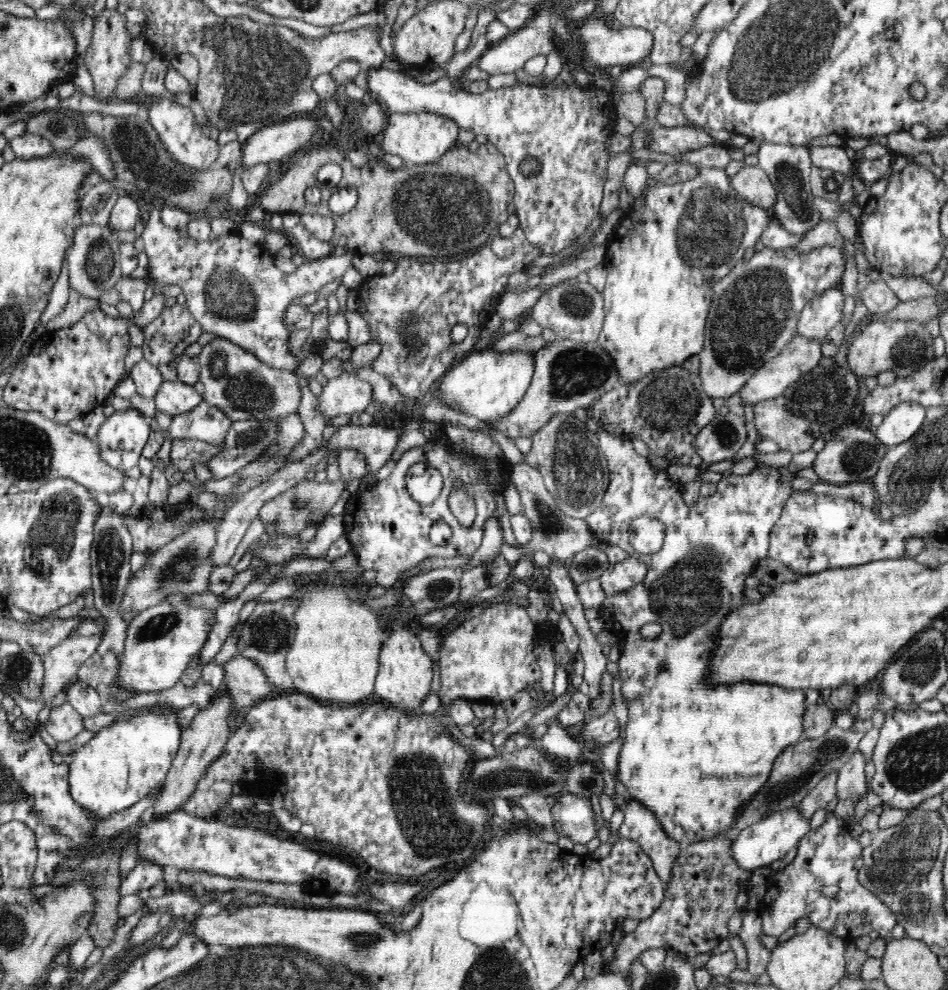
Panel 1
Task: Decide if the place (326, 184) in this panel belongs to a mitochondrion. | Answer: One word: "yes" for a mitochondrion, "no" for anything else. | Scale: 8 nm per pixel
no

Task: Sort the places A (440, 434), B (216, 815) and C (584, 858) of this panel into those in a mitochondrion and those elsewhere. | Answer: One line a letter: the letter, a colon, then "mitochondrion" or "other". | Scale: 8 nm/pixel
A: other
B: other
C: other

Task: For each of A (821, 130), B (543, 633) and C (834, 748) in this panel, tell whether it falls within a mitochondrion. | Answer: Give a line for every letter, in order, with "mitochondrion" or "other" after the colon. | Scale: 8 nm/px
A: other
B: other
C: mitochondrion

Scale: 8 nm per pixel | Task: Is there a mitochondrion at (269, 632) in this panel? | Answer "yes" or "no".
yes

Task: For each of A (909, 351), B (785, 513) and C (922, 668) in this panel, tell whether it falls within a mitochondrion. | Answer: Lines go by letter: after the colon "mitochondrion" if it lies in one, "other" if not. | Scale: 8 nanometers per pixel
A: mitochondrion
B: other
C: mitochondrion

